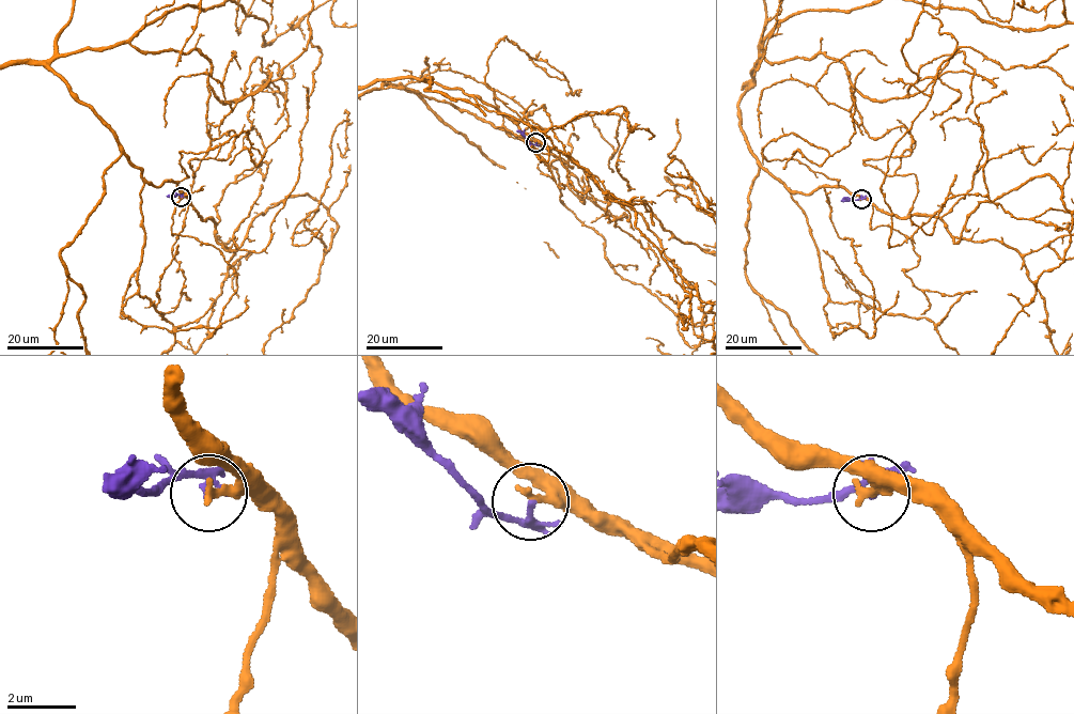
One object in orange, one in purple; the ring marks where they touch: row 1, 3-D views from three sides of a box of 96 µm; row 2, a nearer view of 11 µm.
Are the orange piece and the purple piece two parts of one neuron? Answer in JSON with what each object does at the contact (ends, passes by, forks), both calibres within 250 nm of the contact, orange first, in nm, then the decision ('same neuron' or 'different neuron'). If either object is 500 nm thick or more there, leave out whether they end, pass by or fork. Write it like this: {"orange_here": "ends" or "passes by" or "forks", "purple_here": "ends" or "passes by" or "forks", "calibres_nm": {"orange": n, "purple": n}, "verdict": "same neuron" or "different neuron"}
{"orange_here": "ends", "purple_here": "forks", "calibres_nm": {"orange": 240, "purple": 80}, "verdict": "different neuron"}

